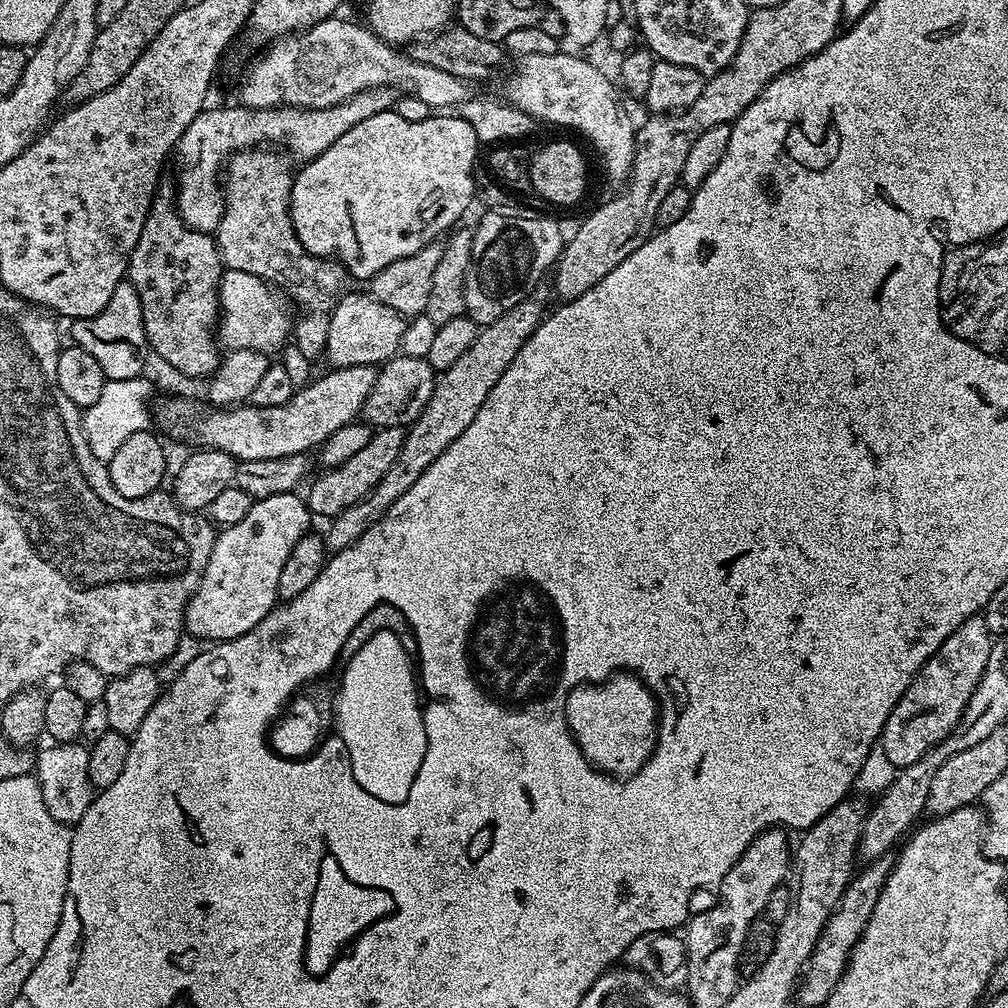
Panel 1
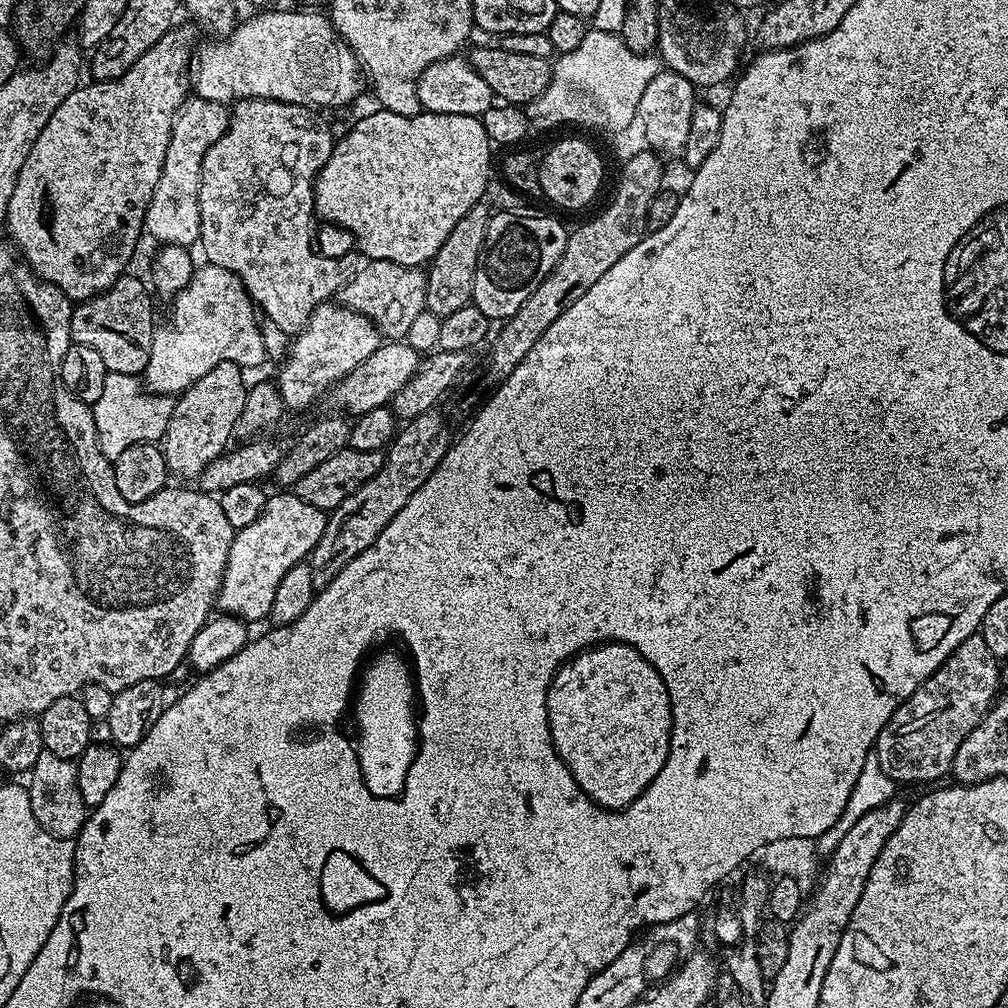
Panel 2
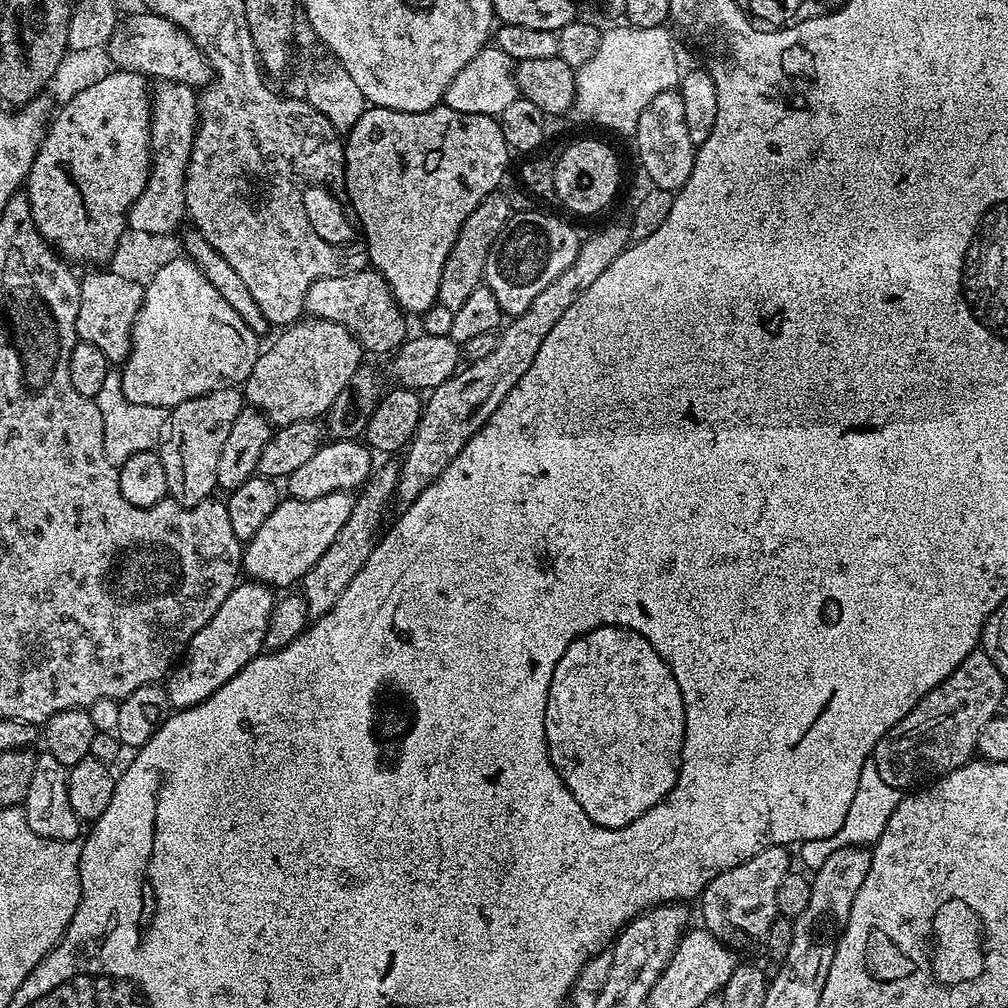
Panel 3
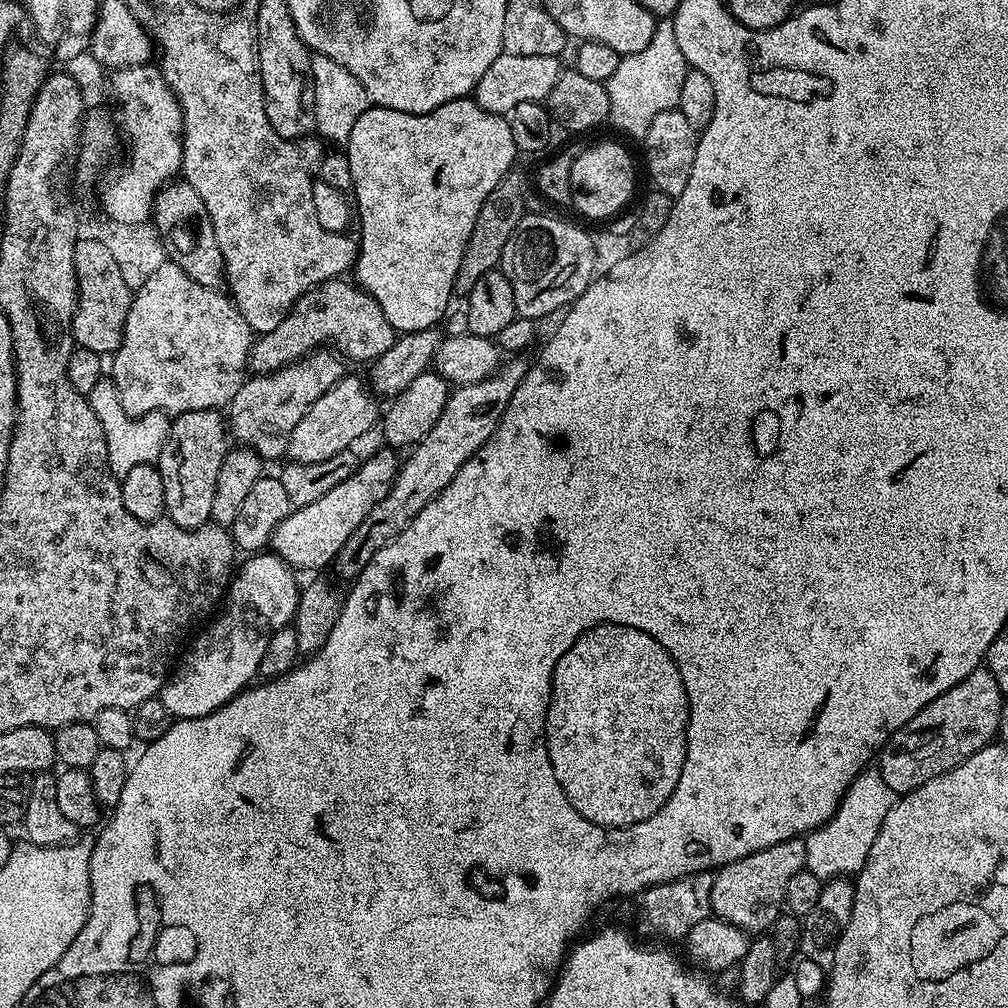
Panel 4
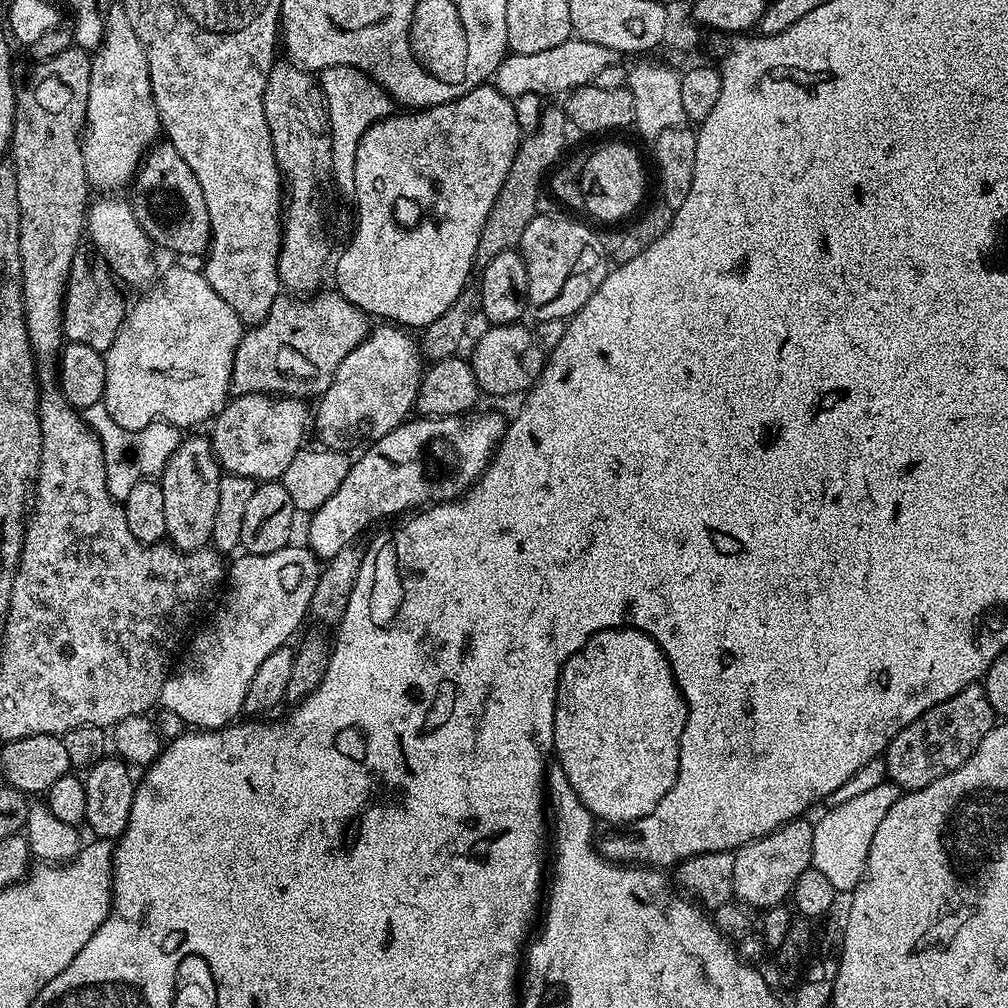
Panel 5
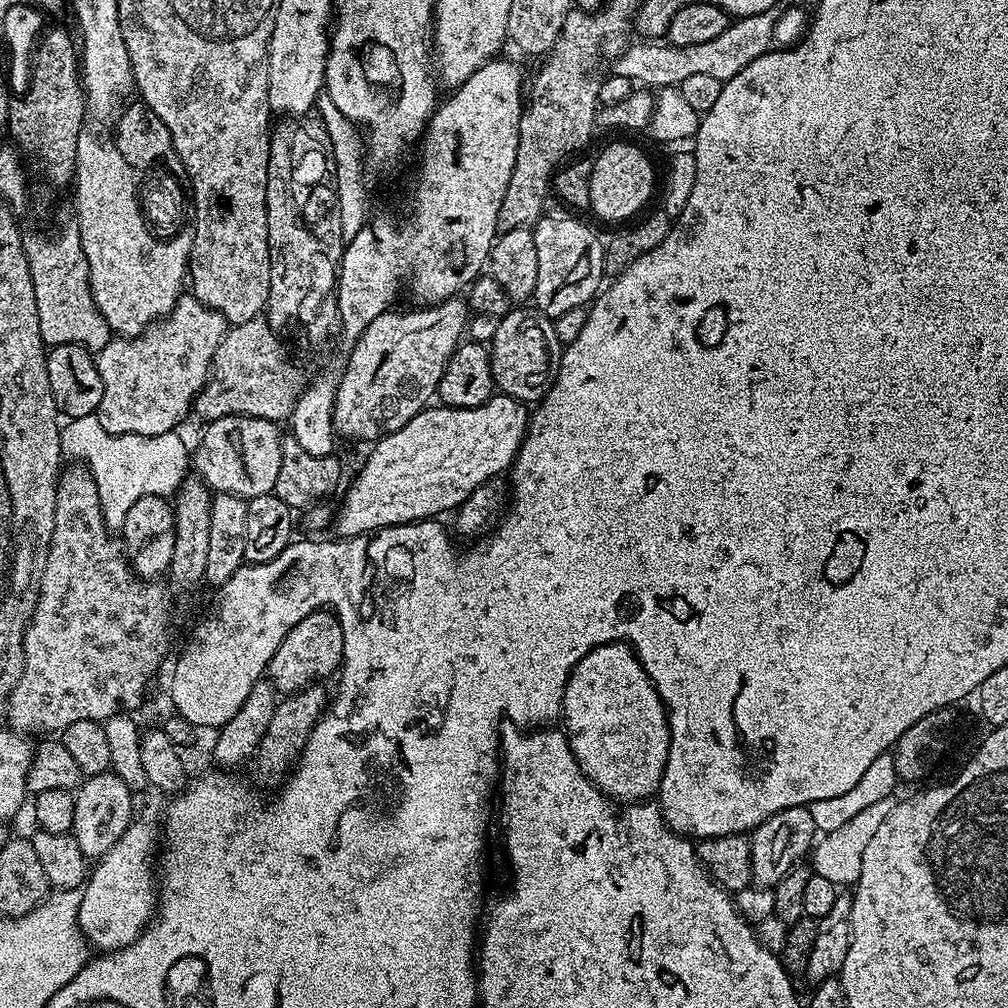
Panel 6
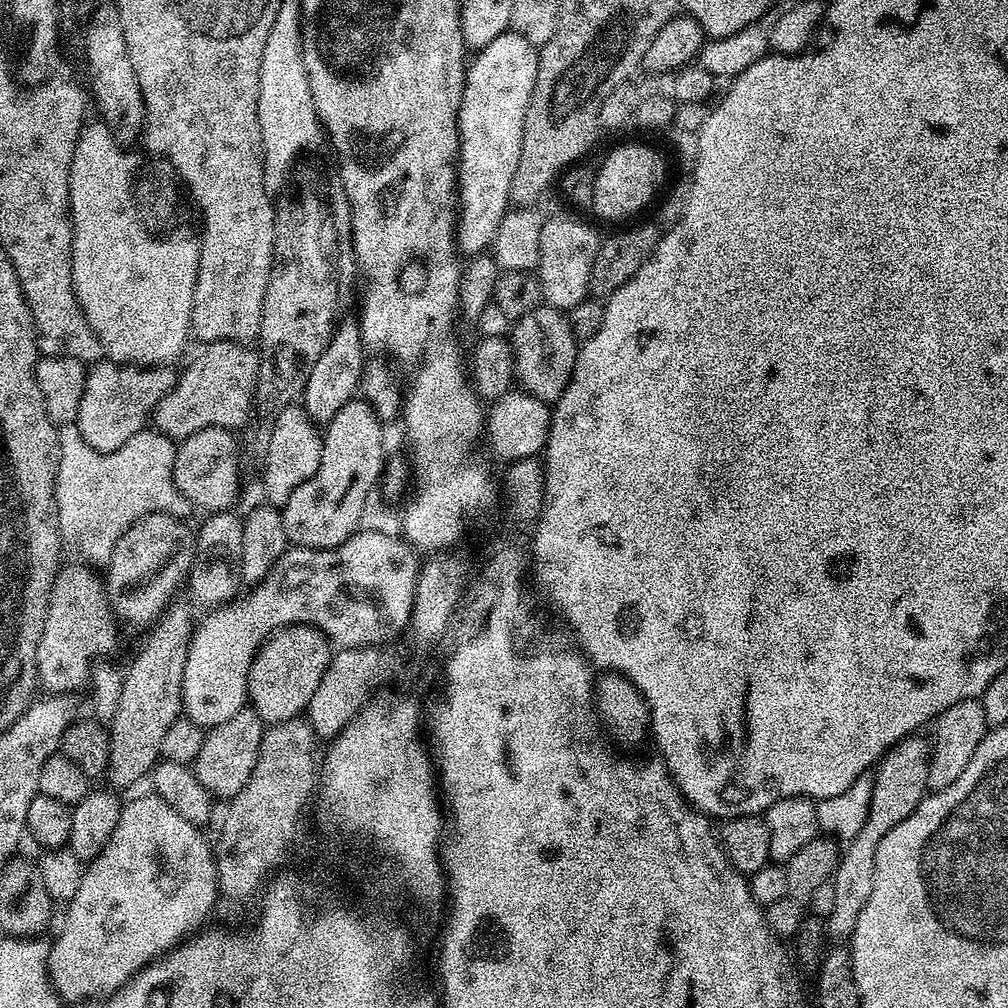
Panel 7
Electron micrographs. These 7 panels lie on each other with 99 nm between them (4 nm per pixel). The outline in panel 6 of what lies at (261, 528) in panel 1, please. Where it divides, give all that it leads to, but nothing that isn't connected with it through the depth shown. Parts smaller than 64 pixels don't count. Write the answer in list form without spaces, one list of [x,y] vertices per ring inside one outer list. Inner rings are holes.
[[[494,394],[482,406],[473,408],[449,408],[429,406],[423,408],[402,430],[394,430],[389,436],[381,436],[371,445],[372,453],[360,468],[356,481],[348,488],[340,513],[334,516],[335,535],[340,538],[367,536],[379,528],[395,524],[410,524],[425,518],[436,518],[439,512],[451,513],[460,507],[478,486],[487,480],[495,480],[511,469],[518,450],[528,432],[530,412],[521,401],[503,394]]]

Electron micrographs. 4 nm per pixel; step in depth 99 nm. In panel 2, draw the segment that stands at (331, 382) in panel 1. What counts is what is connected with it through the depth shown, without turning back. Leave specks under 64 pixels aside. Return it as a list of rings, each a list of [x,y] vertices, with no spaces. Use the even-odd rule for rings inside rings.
[[[382,342],[370,358],[358,362],[350,374],[346,374],[344,380],[339,380],[333,384],[330,389],[332,396],[333,409],[345,410],[351,417],[361,416],[375,408],[382,408],[391,405],[398,390],[414,376],[417,369],[420,368],[422,356],[416,352],[406,342]]]

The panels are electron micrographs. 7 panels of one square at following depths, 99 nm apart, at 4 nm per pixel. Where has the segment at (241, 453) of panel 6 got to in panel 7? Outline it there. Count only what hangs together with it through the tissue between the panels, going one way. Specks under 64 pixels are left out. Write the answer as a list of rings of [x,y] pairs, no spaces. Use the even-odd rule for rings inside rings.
[[[207,428],[179,441],[174,462],[174,480],[178,490],[192,503],[193,509],[205,508],[205,513],[208,514],[222,512],[233,507],[232,503],[240,492],[240,466],[242,467],[241,445],[237,437],[227,428]]]

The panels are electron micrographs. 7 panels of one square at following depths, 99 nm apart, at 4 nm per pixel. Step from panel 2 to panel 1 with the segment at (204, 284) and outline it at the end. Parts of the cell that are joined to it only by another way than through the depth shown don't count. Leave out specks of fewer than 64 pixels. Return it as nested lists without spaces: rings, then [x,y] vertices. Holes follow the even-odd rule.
[[[229,267],[220,278],[219,343],[228,350],[249,348],[269,354],[279,353],[294,332],[294,316],[288,313],[289,301],[279,294],[267,280]]]

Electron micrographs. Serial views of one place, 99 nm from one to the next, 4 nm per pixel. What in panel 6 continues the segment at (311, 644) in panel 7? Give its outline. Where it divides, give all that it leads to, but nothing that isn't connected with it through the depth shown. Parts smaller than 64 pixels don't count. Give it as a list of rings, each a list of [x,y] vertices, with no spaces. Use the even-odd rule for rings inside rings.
[[[321,610],[306,614],[286,638],[282,638],[282,646],[274,650],[274,658],[270,658],[266,669],[267,679],[280,694],[291,694],[306,686],[323,681],[337,671],[344,663],[344,635],[340,619],[331,610]]]

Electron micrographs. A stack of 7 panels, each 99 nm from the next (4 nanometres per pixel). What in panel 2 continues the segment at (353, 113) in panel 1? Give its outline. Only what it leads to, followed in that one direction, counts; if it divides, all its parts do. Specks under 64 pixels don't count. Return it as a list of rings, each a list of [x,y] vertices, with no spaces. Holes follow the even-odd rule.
[[[192,94],[173,118],[162,178],[158,178],[158,186],[154,186],[150,206],[144,215],[144,232],[160,240],[161,245],[177,244],[191,249],[199,241],[202,214],[198,214],[198,186],[202,178],[202,158],[206,158],[206,150],[227,130],[229,115],[229,105]]]

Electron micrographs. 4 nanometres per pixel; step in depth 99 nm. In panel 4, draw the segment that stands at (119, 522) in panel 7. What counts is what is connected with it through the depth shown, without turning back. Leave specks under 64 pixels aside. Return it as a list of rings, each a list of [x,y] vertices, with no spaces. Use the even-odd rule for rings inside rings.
[[[110,378],[99,380],[94,385],[94,390],[90,390],[86,395],[94,414],[98,414],[98,422],[102,422],[102,430],[106,434],[108,465],[117,478],[130,474],[133,466],[156,464],[159,461],[160,451],[168,437],[169,413],[147,412],[141,416],[128,416],[126,410],[122,410],[116,383]]]

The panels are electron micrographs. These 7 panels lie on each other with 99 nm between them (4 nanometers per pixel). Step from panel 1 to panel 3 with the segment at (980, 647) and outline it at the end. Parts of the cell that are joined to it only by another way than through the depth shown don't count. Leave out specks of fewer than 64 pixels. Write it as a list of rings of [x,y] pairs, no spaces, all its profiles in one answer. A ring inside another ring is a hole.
[[[982,650],[962,658],[958,670],[934,686],[876,744],[874,759],[883,781],[901,790],[912,790],[967,764],[977,755],[976,743],[982,730],[1000,710],[1006,694],[1004,684],[1006,678]]]

